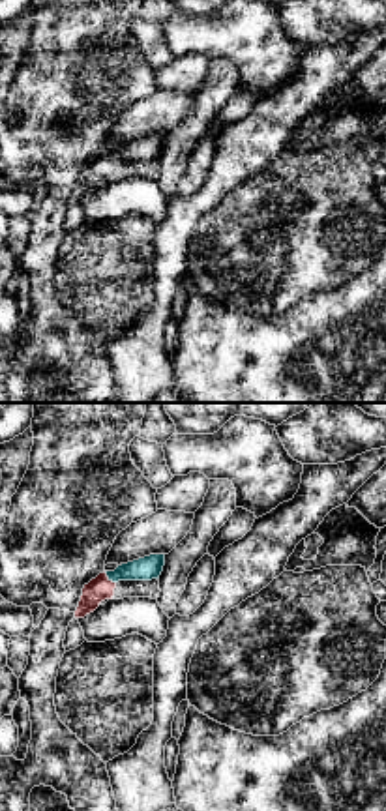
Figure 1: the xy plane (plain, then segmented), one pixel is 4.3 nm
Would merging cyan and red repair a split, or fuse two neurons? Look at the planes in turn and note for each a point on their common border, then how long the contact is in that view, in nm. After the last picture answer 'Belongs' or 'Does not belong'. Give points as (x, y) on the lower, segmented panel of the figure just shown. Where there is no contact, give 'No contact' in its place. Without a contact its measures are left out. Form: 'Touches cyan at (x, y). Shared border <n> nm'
Touches cyan at (109, 577). Shared border 80 nm

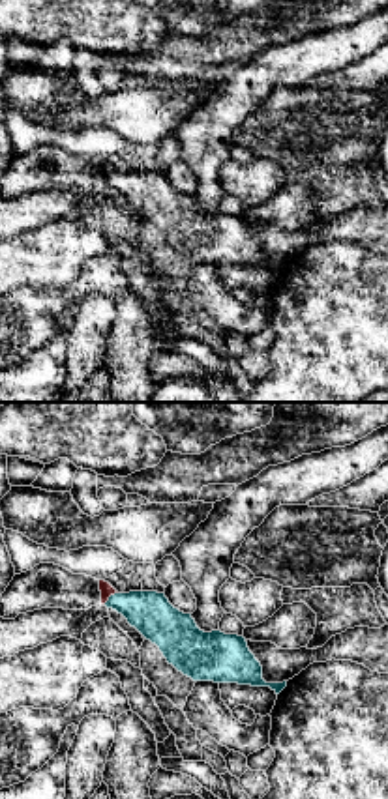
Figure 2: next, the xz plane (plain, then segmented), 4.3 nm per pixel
Touches cyan at (109, 597). Shared border 80 nm

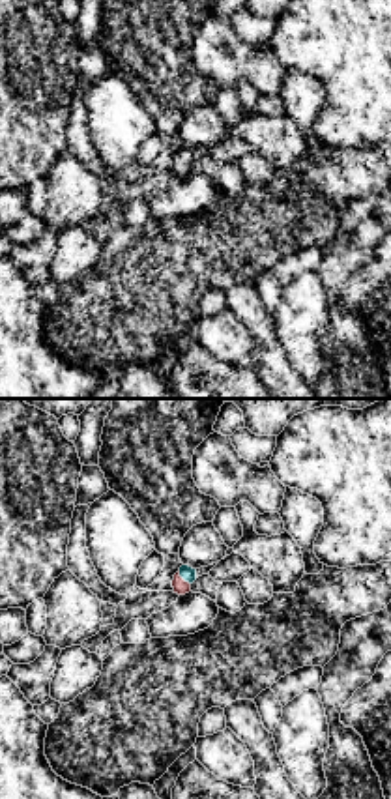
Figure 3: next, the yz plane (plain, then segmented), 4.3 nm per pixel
Touches cyan at (184, 579). Shared border 80 nm

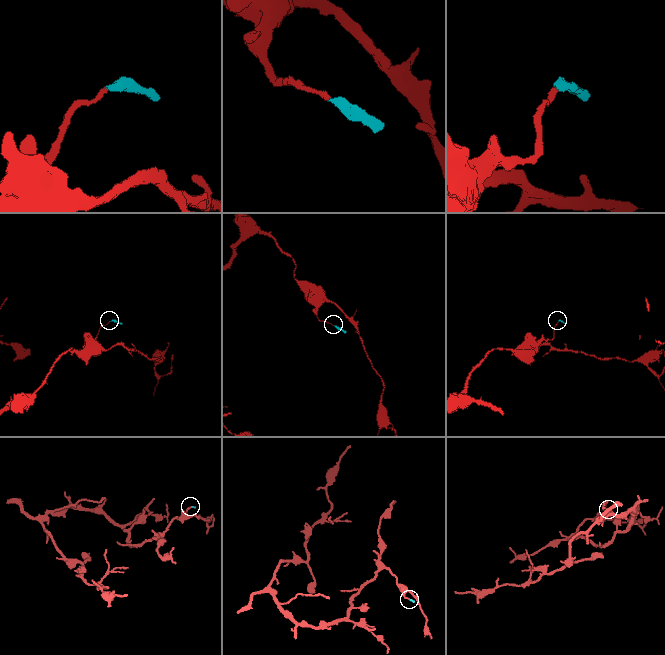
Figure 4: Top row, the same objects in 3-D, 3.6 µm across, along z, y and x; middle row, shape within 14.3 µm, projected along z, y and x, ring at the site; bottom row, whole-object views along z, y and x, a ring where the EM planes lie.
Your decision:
Belongs

